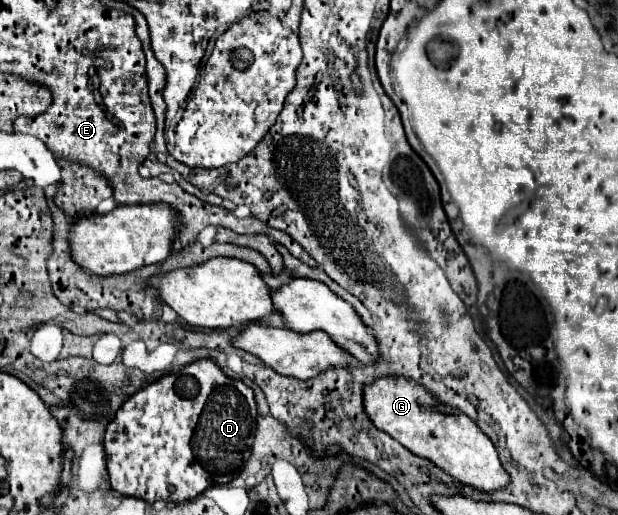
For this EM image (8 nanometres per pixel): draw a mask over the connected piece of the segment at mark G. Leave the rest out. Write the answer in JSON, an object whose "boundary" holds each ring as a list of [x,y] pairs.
{"boundary":[[[404,378],[376,380],[364,388],[364,408],[378,430],[388,432],[412,454],[436,462],[438,468],[460,484],[482,492],[496,492],[510,484],[492,440],[466,414],[434,402],[420,384]]]}

